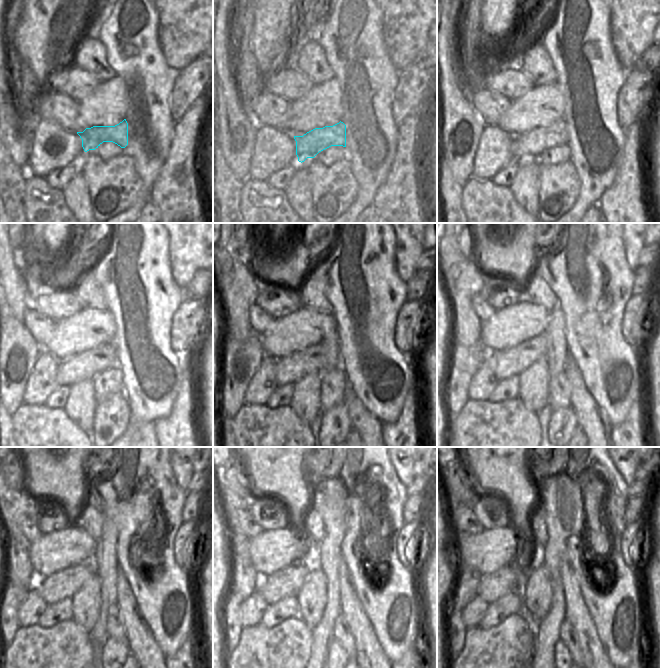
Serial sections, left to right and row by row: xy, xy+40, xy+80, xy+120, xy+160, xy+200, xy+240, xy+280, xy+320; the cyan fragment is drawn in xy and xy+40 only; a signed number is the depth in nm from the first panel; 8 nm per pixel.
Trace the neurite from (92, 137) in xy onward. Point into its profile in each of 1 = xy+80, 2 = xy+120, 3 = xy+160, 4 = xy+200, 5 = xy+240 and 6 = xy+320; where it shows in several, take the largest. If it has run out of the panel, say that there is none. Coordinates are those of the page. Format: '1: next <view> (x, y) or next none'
1: next xy+80 (529, 146)
2: next xy+120 (86, 365)
3: next xy+160 (289, 370)
4: next xy+200 (511, 361)
5: next xy+240 (64, 584)
6: next xy+320 (493, 586)

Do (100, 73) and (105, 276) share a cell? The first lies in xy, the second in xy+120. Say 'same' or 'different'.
different

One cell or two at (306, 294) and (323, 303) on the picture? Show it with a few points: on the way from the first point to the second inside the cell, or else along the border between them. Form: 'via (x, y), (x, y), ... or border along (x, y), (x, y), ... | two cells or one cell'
via (310, 294), (319, 302) | one cell

